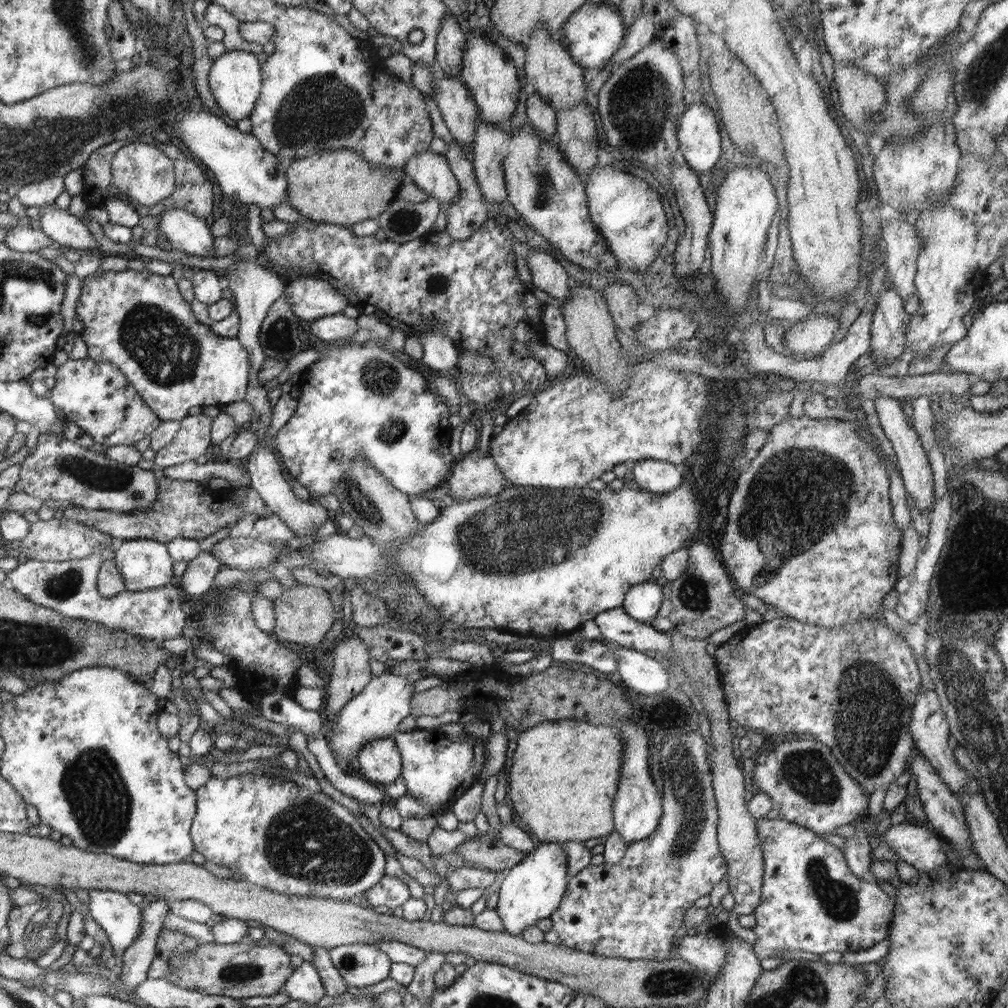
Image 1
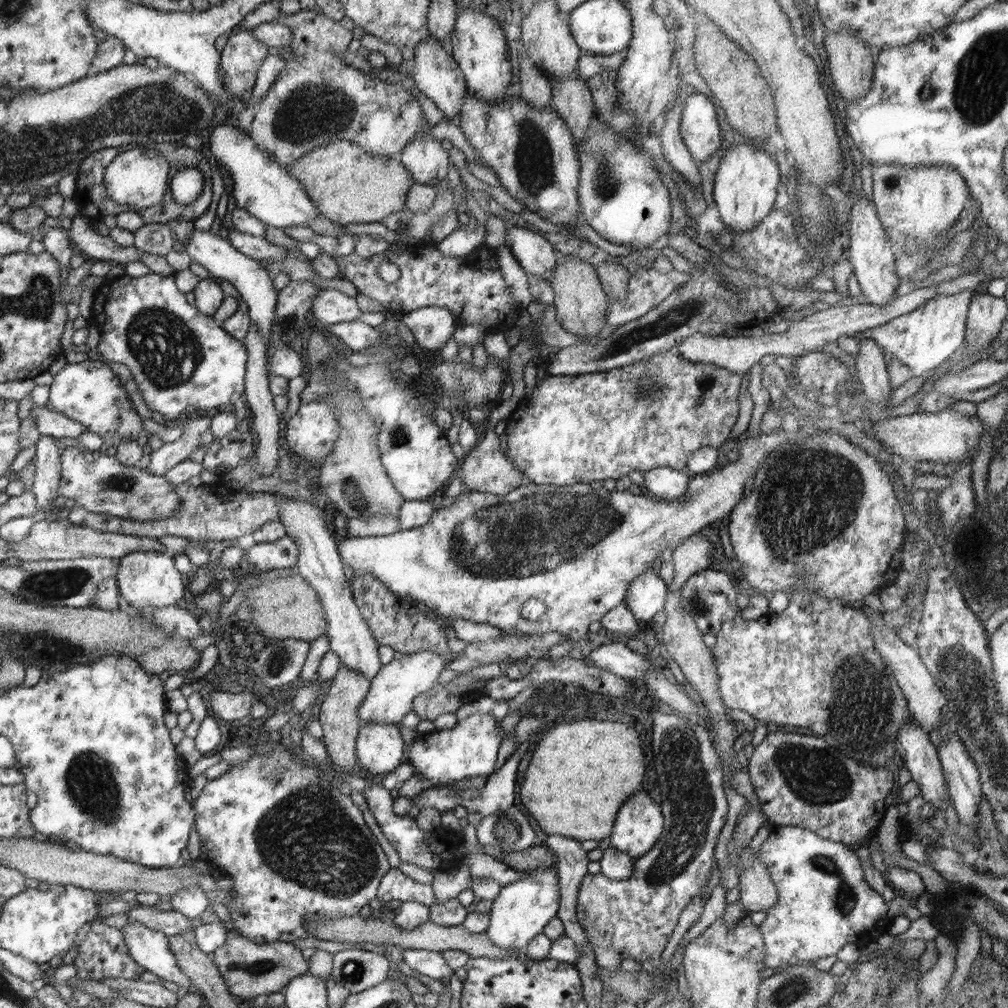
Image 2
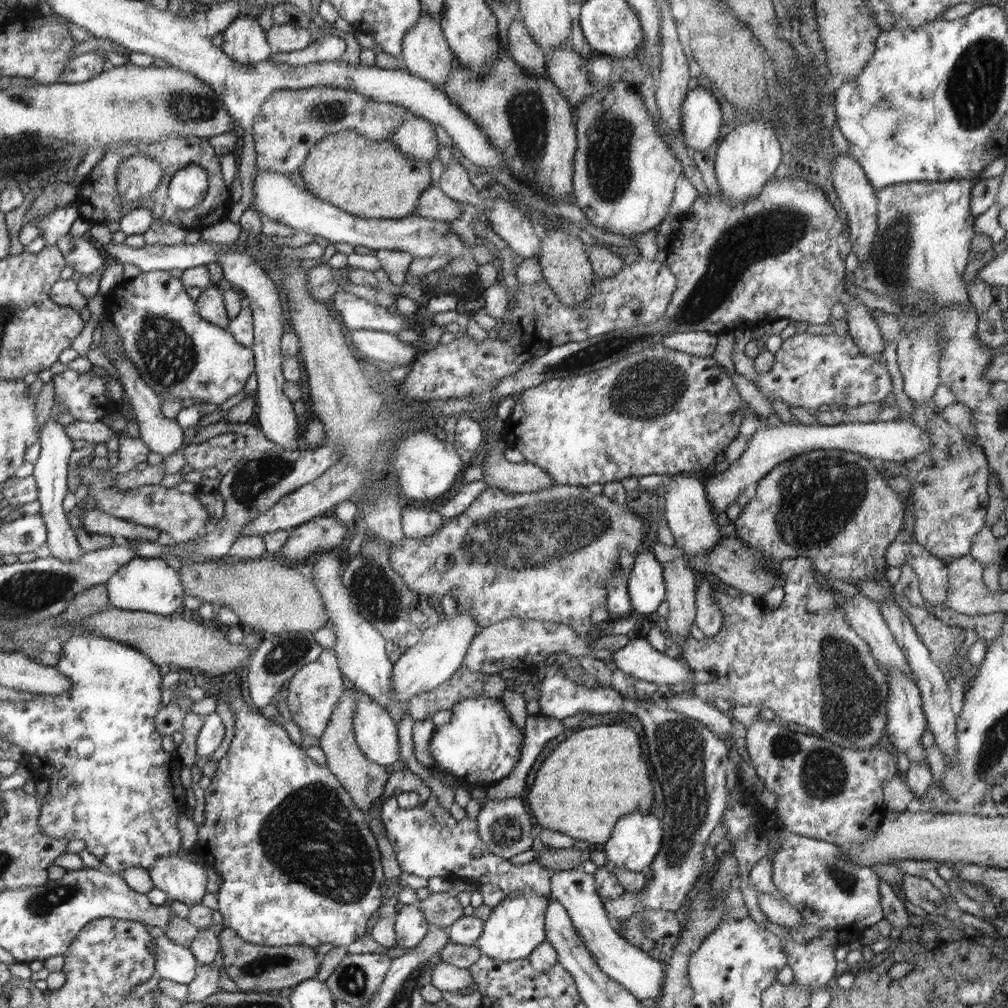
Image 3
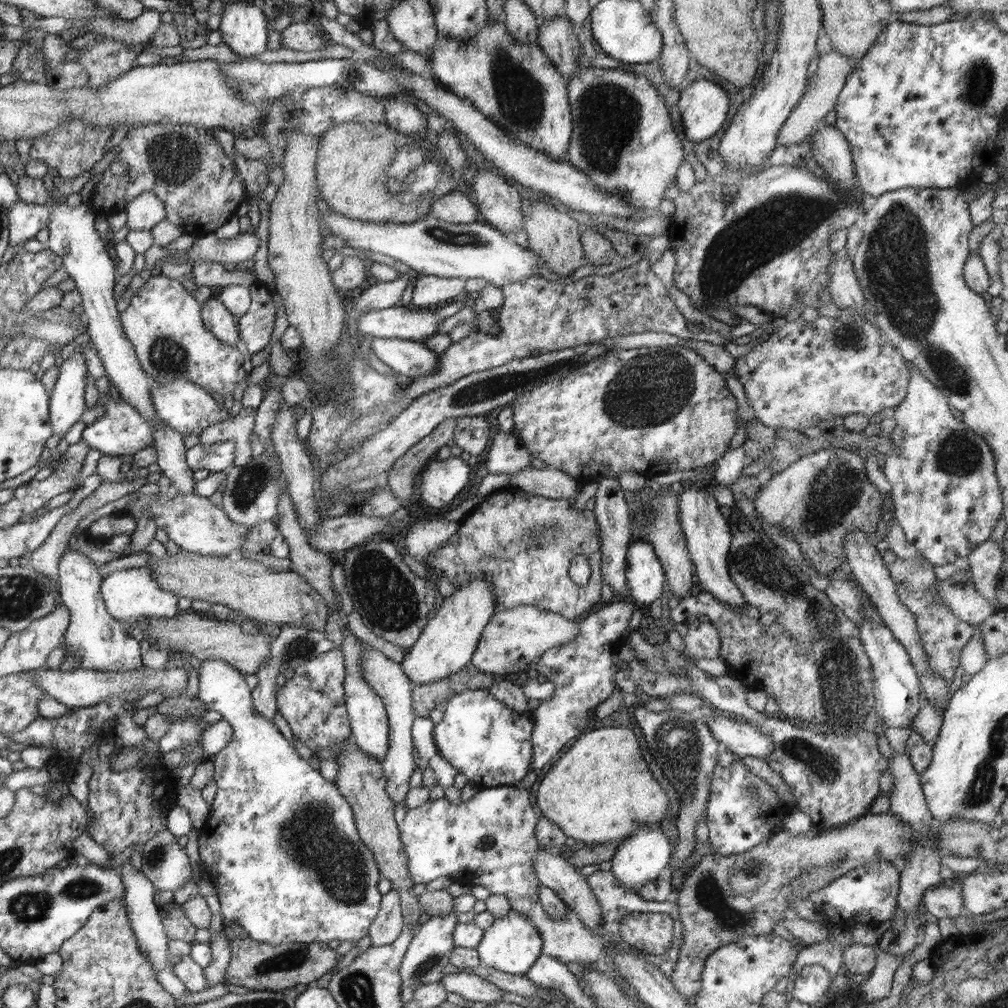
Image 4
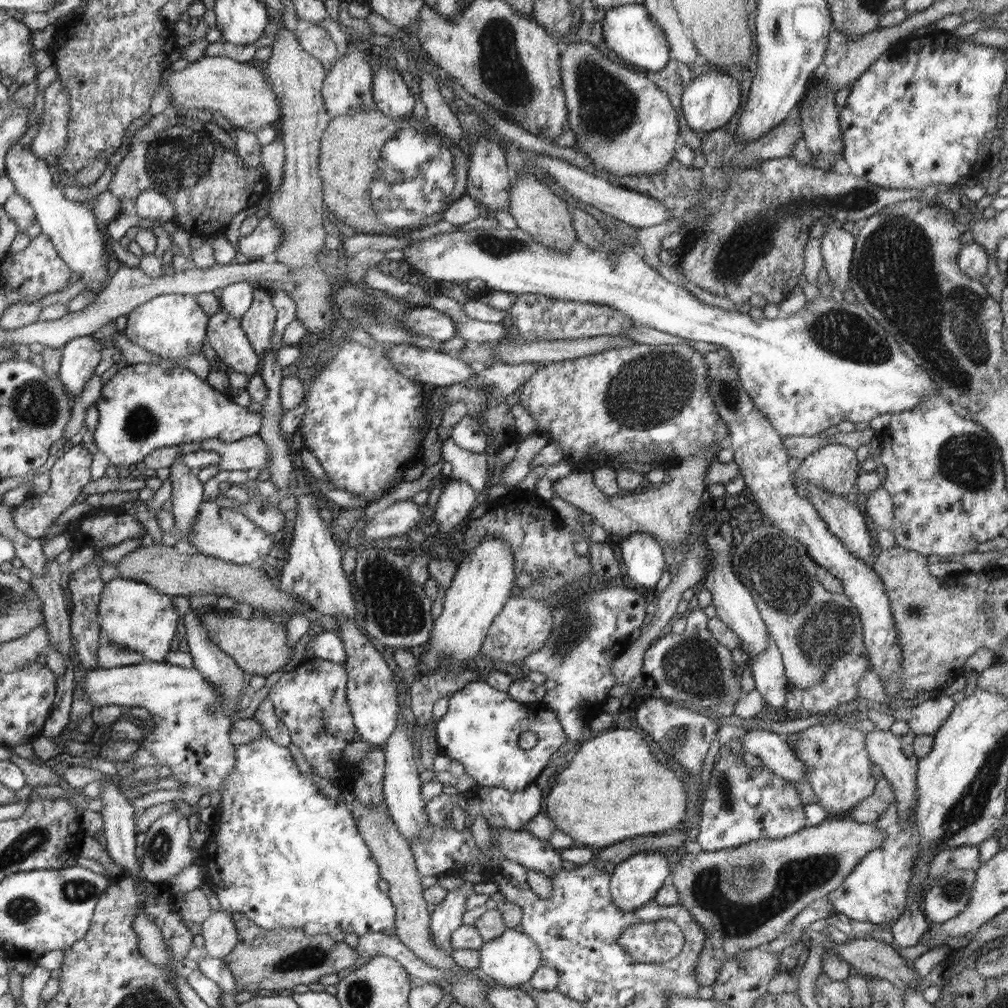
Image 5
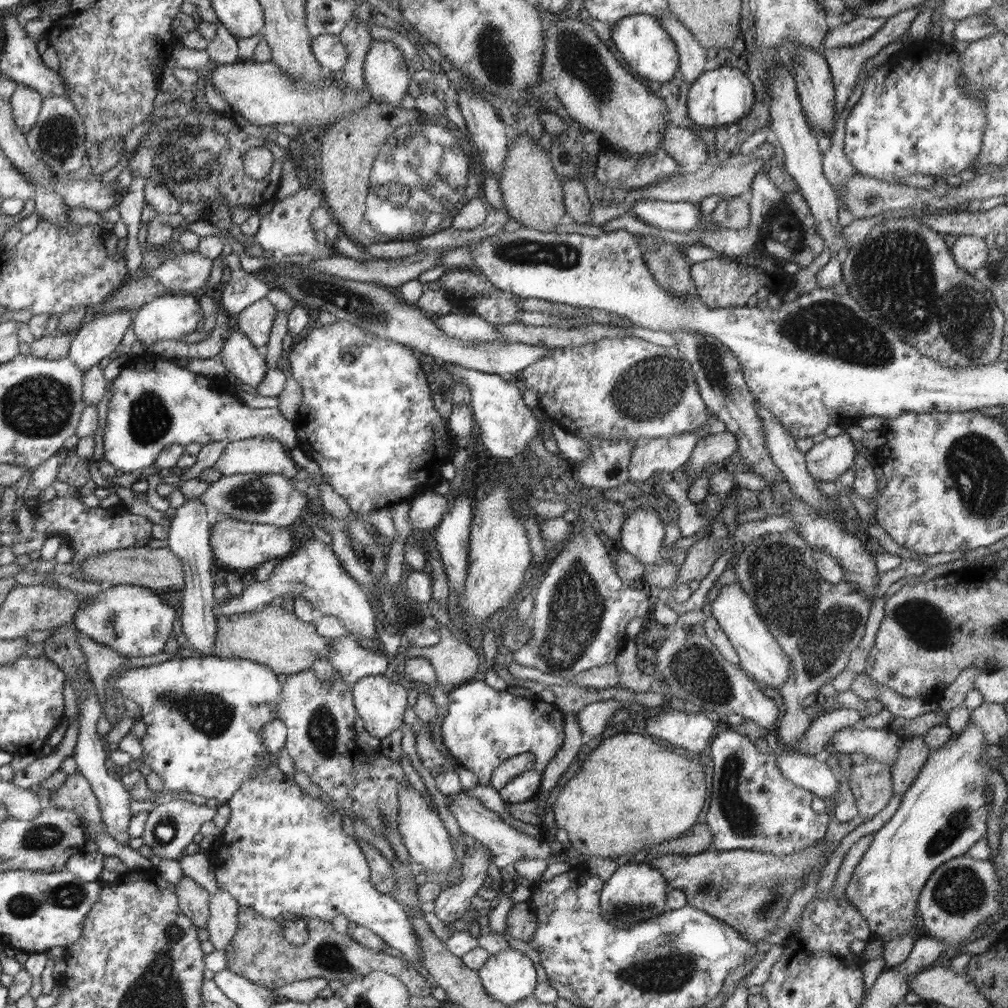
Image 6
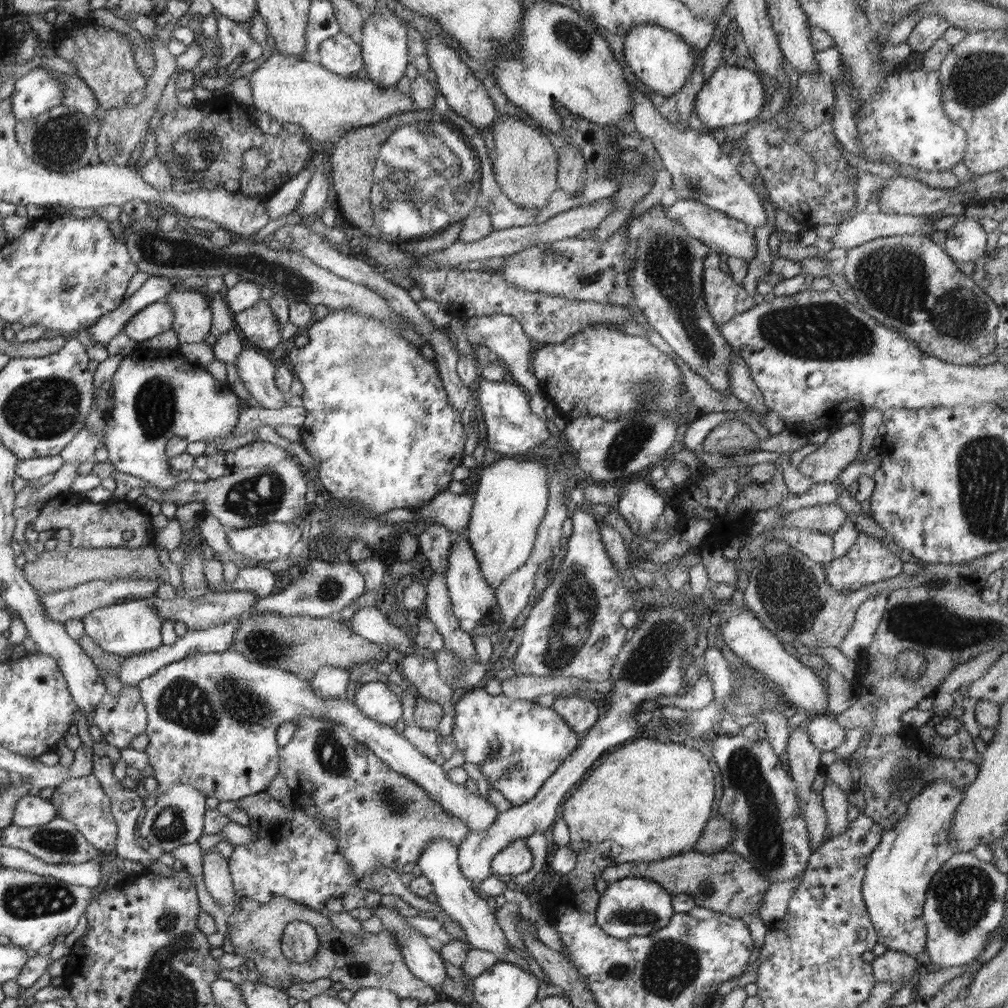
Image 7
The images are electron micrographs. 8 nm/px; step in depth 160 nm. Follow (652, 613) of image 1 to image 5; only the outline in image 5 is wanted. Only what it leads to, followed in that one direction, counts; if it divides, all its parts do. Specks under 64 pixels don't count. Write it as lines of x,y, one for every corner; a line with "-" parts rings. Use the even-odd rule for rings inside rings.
646,533
632,534
620,544
620,554
634,584
647,591
656,587
665,567
662,546
656,539

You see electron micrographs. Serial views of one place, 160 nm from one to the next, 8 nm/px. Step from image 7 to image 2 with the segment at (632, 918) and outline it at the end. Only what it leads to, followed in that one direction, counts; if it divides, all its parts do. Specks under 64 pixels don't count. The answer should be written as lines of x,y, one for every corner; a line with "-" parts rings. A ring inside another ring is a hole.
639,790
618,810
609,836
610,846
637,859
658,842
664,821
661,806

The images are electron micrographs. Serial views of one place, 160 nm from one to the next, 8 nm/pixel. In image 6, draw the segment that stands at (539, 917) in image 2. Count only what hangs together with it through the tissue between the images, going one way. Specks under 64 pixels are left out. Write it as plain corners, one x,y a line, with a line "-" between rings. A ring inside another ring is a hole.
512,947
491,955
477,972
485,990
504,1006
516,1006
537,990
534,962
524,952

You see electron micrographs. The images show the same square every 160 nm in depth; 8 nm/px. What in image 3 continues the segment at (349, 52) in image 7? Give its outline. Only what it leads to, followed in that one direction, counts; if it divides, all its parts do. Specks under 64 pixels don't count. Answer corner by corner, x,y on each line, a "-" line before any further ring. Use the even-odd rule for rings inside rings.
292,24
272,26
268,31
268,37
273,51
286,53
304,50
315,40
309,33
308,28
299,28
292,26

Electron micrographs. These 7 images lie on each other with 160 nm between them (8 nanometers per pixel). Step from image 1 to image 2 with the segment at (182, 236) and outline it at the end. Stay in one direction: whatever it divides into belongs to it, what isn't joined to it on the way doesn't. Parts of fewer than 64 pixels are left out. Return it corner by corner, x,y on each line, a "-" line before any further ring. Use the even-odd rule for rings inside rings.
194,227
185,246
186,254
191,257
191,260
202,264
210,273
211,278
220,282
228,280
234,286
233,288
238,290
244,302
249,306
249,317
253,320
254,327
260,329
263,337
266,338
265,343
271,349
267,338
273,327
272,319
277,301
277,291
272,286
273,276
270,276
270,273
262,267
258,260
244,256
242,252
231,245
231,242
228,242
227,238
212,234
210,231

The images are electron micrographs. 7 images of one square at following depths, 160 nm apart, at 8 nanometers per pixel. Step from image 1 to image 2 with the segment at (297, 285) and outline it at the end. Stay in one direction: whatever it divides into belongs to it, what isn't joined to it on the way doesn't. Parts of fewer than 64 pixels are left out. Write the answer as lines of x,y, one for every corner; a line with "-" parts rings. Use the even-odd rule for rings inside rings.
328,288
320,289
313,298
310,321
320,325
352,322
354,319
364,321
370,326
385,322
386,315
369,309
361,309
352,296

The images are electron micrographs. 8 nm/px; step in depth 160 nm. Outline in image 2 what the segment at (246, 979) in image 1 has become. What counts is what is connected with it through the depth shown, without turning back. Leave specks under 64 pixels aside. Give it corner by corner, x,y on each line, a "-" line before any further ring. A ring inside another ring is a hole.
235,929
228,931
225,944
220,946
212,957
228,989
241,1001
254,999
259,994
279,993
294,978
308,974
310,968
309,962
302,956
302,950
291,943
256,943
253,939
246,939
244,935
238,934

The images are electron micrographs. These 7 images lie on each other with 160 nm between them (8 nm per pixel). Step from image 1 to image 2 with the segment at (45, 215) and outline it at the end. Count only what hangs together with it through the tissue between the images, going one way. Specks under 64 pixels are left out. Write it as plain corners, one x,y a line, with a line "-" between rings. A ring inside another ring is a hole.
82,214
73,218
70,230
67,231
68,240
87,259
93,261
110,262
120,269
133,262
142,262
144,253
134,245
124,247
116,244
109,236
103,236
92,229
89,219

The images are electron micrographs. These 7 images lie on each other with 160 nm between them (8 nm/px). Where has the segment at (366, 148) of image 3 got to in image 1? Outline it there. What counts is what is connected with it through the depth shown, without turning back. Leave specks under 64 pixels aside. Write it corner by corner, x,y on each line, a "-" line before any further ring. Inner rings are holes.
348,149
322,150
312,153
306,158
299,158
286,167
285,175
289,183
289,203
305,219
349,228
357,222
368,220
368,218
378,219
389,208
392,200
396,198
400,186
407,181
403,169
376,166
373,163
366,162
366,159
362,158
356,151

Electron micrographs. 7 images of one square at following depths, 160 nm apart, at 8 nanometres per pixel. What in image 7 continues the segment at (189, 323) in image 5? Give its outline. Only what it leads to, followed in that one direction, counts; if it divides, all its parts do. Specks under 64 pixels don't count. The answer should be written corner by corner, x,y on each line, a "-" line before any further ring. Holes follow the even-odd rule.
160,301
146,306
138,311
123,328
124,332
136,343
141,345
142,340
154,338
160,332
173,329
173,307
166,301

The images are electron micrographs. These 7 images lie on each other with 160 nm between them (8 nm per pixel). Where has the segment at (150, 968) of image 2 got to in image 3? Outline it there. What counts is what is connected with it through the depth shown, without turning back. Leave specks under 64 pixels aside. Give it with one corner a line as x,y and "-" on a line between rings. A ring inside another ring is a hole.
165,935
156,938
154,945
154,951
158,951
156,976
184,985
194,981
198,962
188,948
172,942

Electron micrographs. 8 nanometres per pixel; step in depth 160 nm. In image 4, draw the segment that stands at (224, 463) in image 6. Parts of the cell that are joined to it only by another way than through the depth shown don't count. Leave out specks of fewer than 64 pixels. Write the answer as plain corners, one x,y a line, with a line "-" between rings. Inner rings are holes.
242,407
233,420
217,422
198,434
200,443
209,445
215,442
234,441
234,466
244,466
253,458
251,434
255,427
255,409

